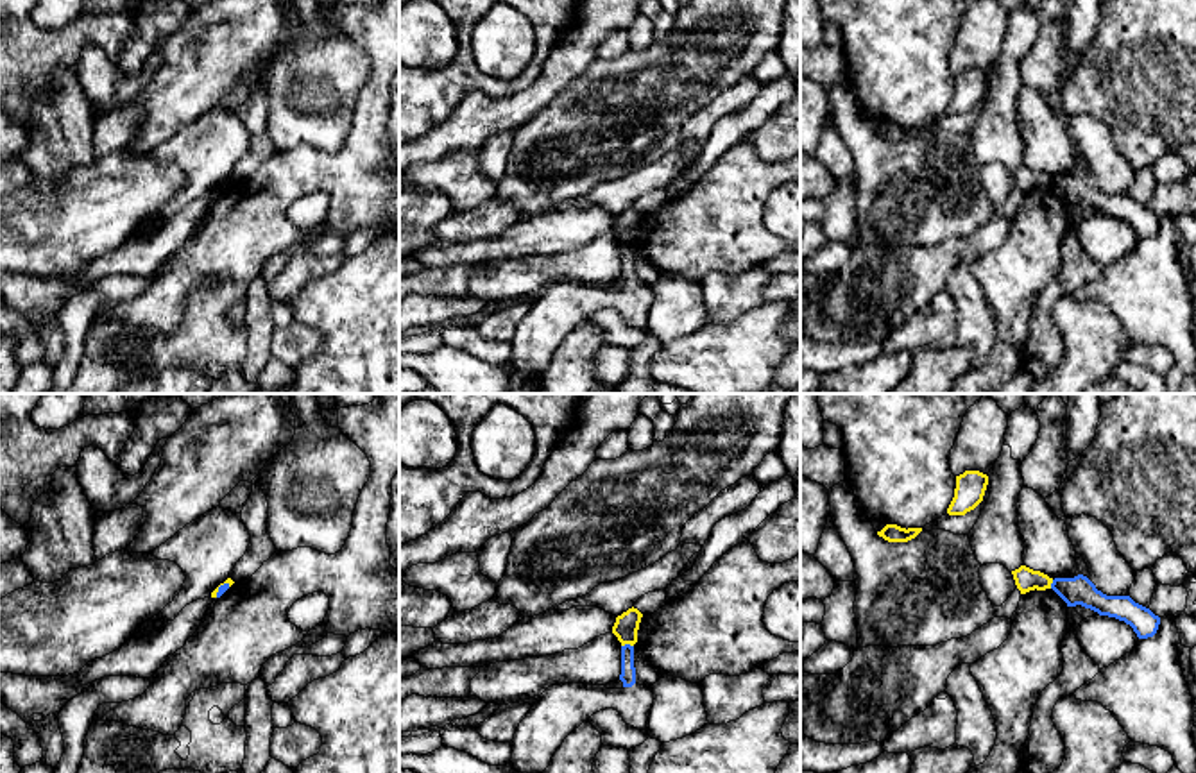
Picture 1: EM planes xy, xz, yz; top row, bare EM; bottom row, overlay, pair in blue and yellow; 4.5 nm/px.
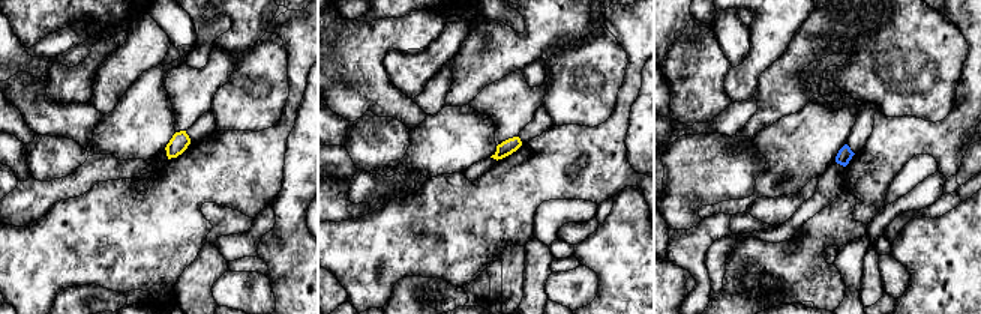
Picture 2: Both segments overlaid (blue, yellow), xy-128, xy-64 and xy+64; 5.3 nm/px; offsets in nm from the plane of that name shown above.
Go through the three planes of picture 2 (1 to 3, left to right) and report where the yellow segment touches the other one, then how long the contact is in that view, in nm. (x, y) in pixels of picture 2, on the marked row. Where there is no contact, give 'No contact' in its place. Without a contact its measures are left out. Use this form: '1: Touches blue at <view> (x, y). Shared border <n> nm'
1: No contact
2: No contact
3: No contact

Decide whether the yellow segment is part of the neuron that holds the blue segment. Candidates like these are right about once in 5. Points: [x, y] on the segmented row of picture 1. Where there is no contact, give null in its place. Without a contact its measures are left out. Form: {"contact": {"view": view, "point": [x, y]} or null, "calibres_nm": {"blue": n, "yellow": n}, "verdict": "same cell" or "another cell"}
{"contact": {"view": "xz", "point": [627, 645]}, "calibres_nm": {"blue": 70, "yellow": 110}, "verdict": "another cell"}

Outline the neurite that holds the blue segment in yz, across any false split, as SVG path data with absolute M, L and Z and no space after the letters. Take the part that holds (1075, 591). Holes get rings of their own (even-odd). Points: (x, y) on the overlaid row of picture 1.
M1083 574L1074 578L1055 578L1051 589L1067 603L1081 605L1099 616L1115 617L1133 628L1139 639L1153 637L1160 617L1149 608L1135 603L1130 596L1106 596Z

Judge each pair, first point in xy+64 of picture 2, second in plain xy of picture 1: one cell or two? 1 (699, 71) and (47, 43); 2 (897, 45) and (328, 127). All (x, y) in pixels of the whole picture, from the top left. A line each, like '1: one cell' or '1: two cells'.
1: two cells
2: one cell

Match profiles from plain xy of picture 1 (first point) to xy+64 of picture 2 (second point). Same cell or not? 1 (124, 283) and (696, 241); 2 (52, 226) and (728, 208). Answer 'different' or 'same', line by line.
1: different
2: different

